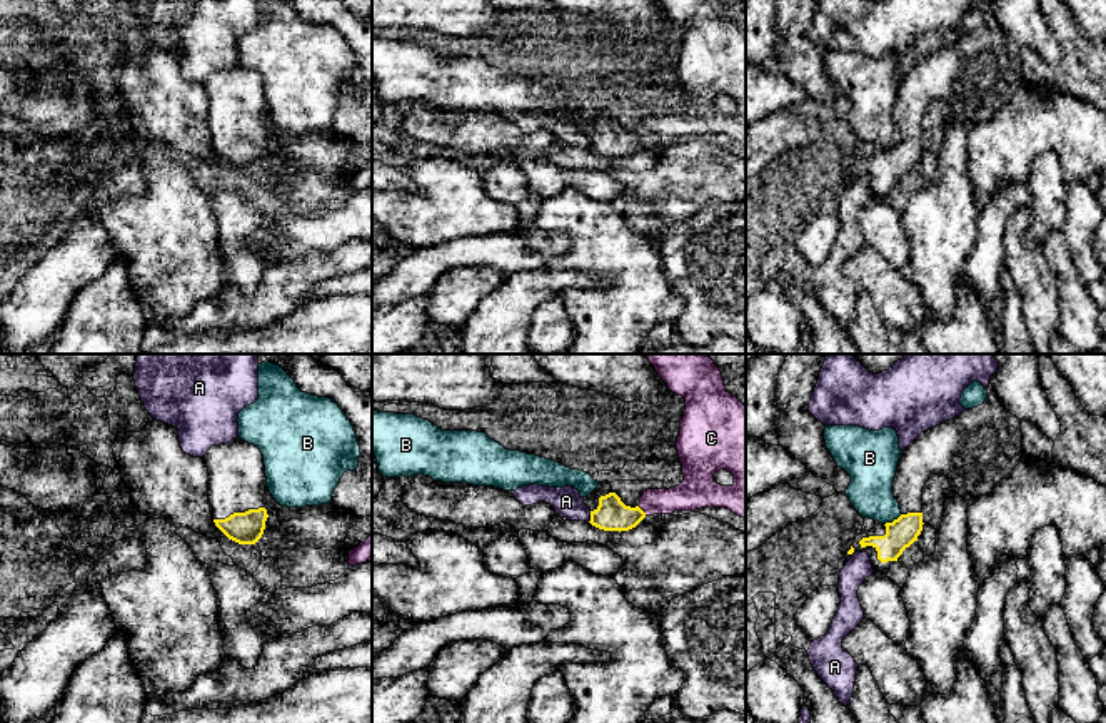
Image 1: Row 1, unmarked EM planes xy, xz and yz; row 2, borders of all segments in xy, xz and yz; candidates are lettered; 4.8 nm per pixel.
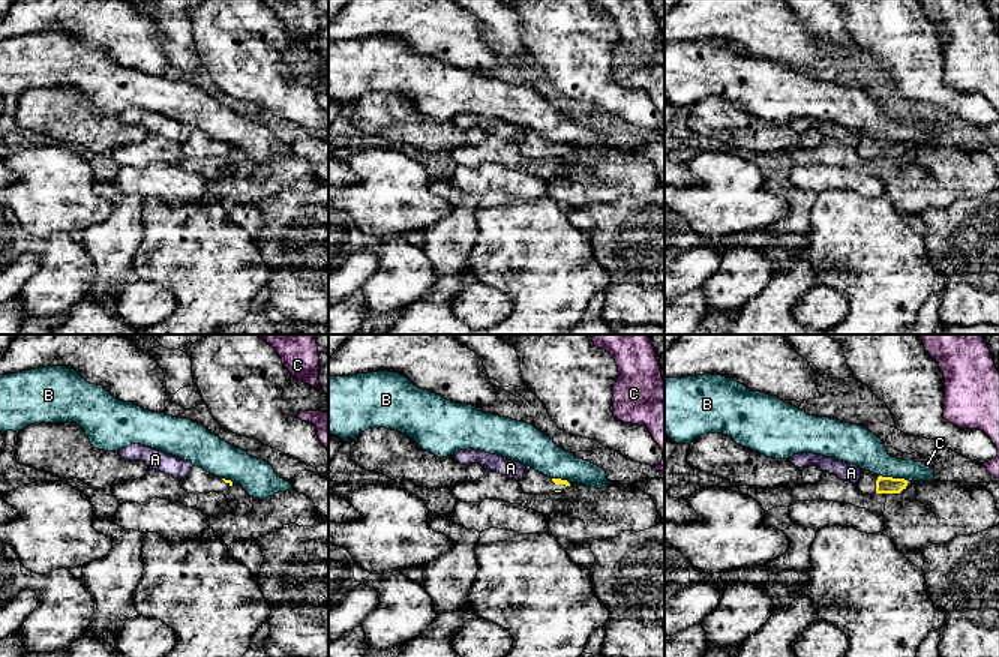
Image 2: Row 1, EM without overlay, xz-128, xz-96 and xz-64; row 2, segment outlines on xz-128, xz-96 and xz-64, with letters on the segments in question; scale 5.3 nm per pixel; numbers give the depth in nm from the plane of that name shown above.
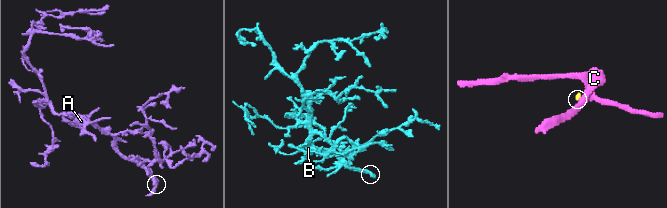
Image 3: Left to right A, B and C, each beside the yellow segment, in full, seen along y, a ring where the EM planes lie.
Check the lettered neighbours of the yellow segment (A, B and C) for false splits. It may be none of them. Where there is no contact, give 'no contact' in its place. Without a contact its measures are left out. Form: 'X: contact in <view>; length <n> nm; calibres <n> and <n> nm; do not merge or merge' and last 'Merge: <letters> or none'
A: contact in xz; length 60 nm; calibres 160 and 140 nm; do not merge
B: contact in yz; length 100 nm; calibres 150 and 220 nm; do not merge
C: contact in xz; length 60 nm; calibres 160 and 150 nm; do not merge
Merge: none

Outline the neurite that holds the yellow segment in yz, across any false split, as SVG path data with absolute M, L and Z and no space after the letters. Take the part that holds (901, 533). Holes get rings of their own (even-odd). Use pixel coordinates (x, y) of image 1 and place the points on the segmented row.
M988 394L981 406L966 409L958 417L921 432L901 453L892 481L892 493L899 503L901 516L892 523L877 524L871 531L861 531L847 554L864 549L871 558L874 573L886 574L923 531L923 489L931 474L944 474L953 491L966 501L973 501L989 494L1023 458L1021 419L1008 412L993 394Z

